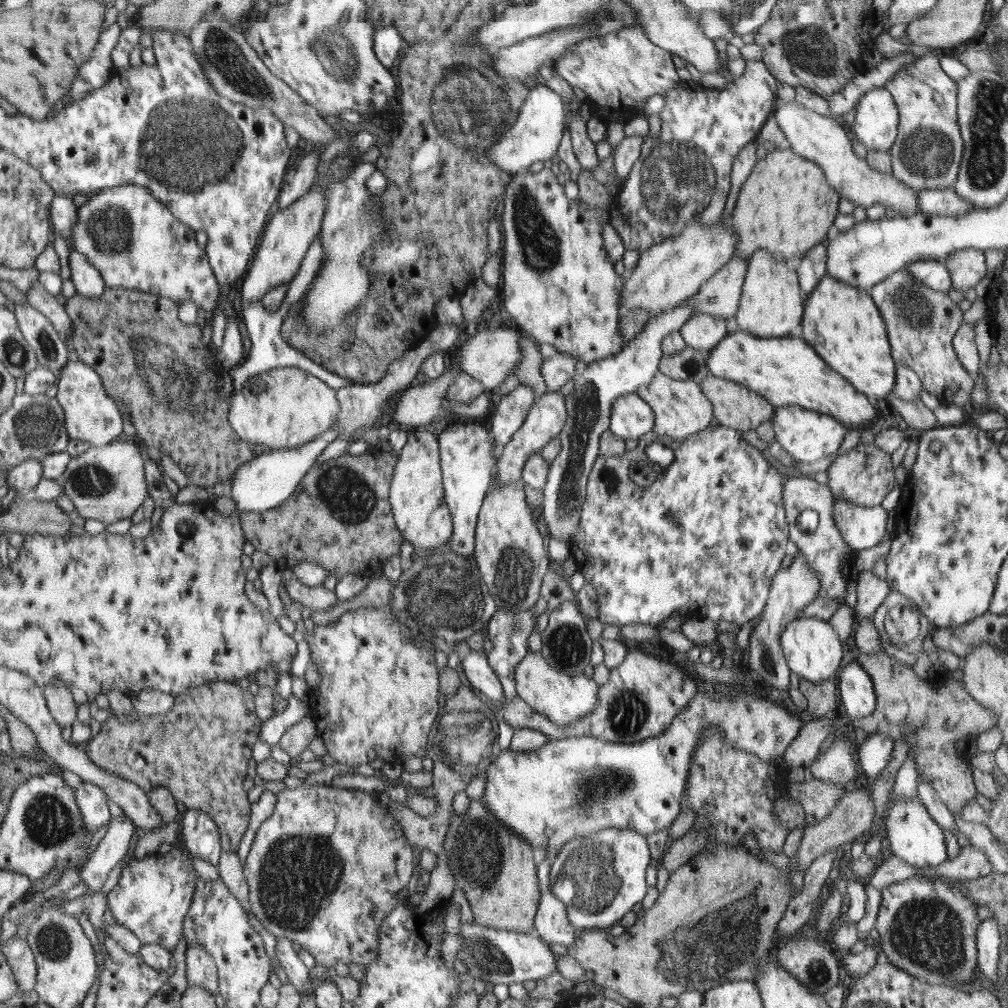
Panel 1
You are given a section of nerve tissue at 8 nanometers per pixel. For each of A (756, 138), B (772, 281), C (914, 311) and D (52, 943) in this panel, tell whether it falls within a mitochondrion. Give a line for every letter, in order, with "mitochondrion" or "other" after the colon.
A: other
B: other
C: mitochondrion
D: mitochondrion

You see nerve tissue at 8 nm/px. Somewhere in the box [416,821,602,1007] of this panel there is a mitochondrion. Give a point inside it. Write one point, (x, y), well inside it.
(480, 952)

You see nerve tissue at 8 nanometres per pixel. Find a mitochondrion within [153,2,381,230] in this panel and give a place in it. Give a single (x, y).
(330, 50)

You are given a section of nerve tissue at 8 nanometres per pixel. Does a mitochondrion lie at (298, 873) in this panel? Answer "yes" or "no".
yes

